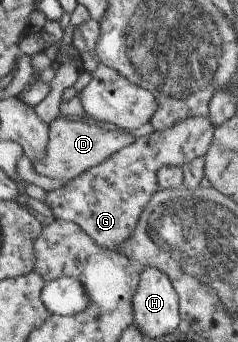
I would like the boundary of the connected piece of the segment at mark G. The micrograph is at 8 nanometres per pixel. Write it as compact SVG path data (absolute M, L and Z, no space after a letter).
M208 116L184 117L164 130L153 130L85 170L62 188L46 193L44 202L50 206L56 219L73 222L101 249L122 254L121 245L129 239L139 214L158 190L157 170L162 167L181 168L195 158L203 158L213 130Z

